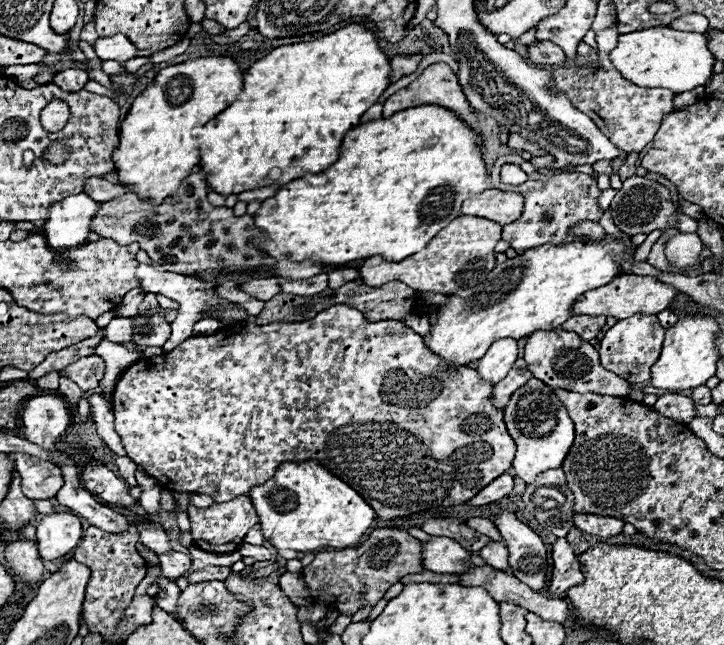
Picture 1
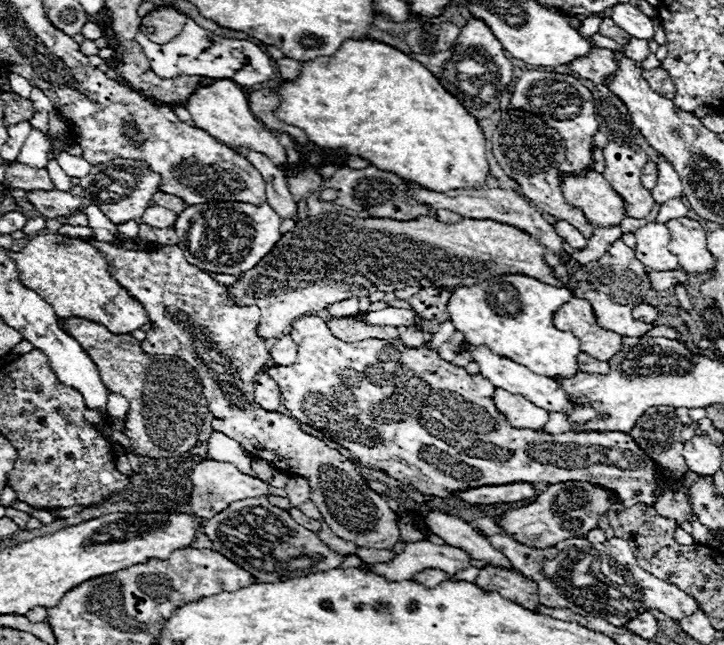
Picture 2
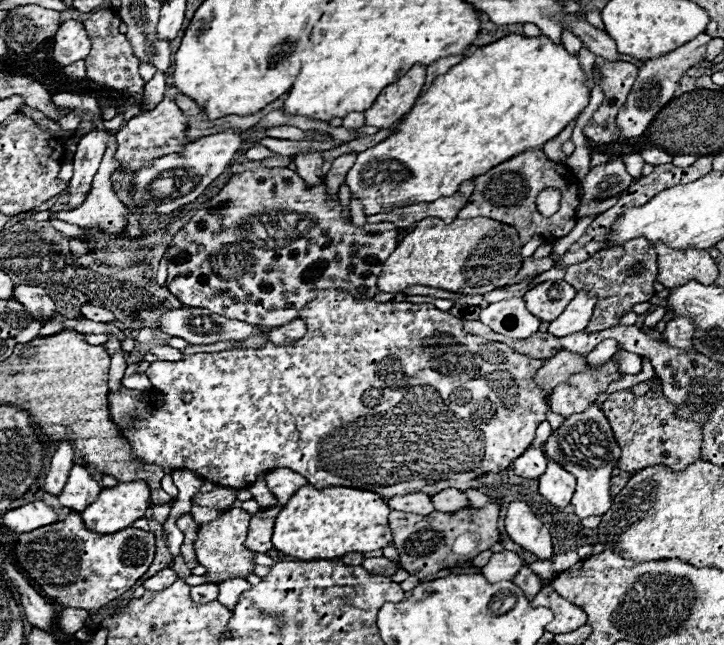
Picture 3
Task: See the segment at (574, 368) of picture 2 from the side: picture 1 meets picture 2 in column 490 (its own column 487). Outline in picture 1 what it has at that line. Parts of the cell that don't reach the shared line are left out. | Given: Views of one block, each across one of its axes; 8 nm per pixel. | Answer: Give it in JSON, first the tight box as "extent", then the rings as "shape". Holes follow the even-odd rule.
{"extent":[424,238,632,370],"shape":[[[606,238],[604,242],[570,242],[568,246],[542,244],[516,258],[510,258],[504,264],[498,264],[482,284],[446,296],[448,300],[436,308],[436,324],[430,324],[430,336],[424,336],[424,344],[430,348],[430,352],[438,354],[446,362],[450,362],[454,370],[458,370],[460,366],[468,366],[470,362],[480,360],[488,352],[490,344],[500,338],[520,340],[536,330],[556,330],[570,318],[570,308],[578,296],[588,290],[606,286],[616,274],[620,274],[614,256],[622,260],[632,258],[622,242]]]}

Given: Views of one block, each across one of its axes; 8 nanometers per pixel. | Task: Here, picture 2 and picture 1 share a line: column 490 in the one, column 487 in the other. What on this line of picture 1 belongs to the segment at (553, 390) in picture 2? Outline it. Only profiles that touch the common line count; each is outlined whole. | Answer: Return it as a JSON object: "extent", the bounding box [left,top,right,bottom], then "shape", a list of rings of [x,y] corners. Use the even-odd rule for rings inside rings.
{"extent":[474,338,518,384],"shape":[[[502,338],[502,340],[496,340],[486,356],[478,362],[478,366],[474,368],[484,382],[488,384],[496,384],[498,380],[502,380],[510,368],[514,366],[514,362],[518,360],[518,348],[516,348],[516,340],[510,340],[510,338]]]}

